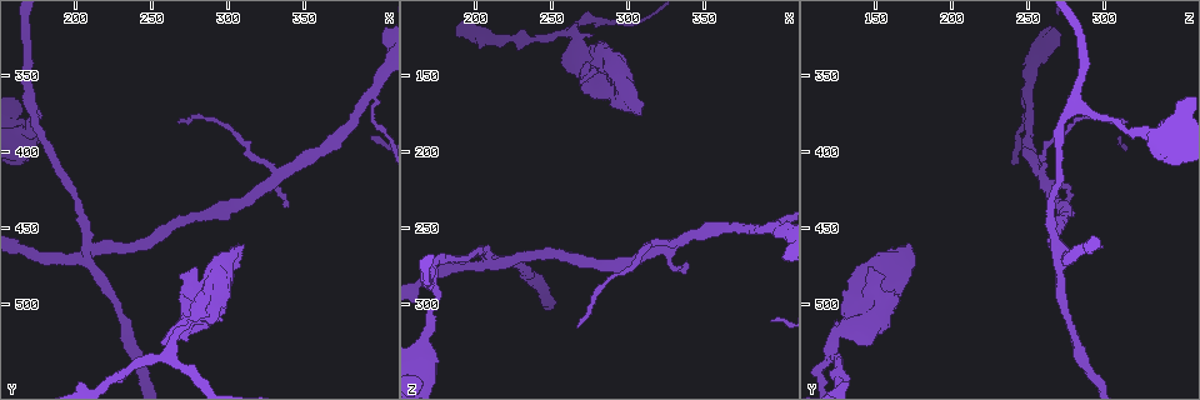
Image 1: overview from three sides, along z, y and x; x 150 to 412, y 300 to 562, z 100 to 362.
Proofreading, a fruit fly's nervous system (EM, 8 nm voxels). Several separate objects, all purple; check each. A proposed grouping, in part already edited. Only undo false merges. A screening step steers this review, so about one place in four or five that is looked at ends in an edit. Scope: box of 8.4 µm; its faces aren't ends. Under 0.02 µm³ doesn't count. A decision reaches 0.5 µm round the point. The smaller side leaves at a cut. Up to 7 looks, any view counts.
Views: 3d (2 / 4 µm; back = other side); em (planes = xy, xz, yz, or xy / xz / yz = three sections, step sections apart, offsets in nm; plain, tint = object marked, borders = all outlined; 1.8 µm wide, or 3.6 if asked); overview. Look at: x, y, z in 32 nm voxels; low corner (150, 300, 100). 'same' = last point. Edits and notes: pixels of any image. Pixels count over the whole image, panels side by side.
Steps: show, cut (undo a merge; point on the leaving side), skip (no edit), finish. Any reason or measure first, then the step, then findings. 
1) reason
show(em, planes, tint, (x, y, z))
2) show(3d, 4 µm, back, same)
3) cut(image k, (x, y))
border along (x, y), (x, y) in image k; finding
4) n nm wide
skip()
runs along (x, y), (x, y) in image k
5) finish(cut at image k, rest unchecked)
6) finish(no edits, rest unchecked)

looks like a crossing
show(3d, 2 µm, back, (210, 462, 272))

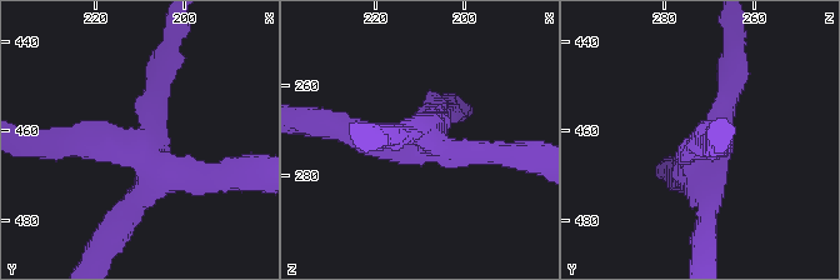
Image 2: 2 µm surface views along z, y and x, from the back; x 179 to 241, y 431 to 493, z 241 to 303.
4 arms; now the EM
show(em, 3.6 µm, planes, tint, (208, 463, 271))

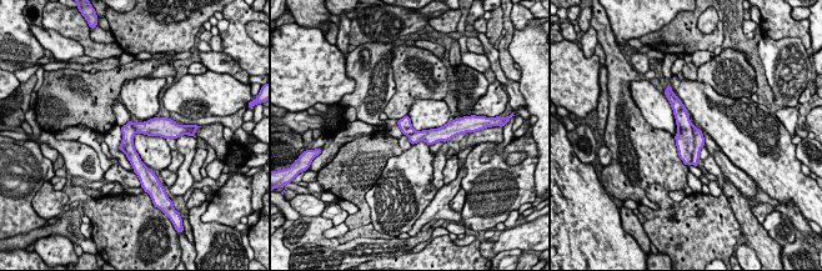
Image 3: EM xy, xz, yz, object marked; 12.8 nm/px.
170 nm wide
cut(image 3, (698, 140))
border along (691, 125), (692, 162) in image 3; two neurons meet here

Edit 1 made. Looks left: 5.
redraw
show(overview)

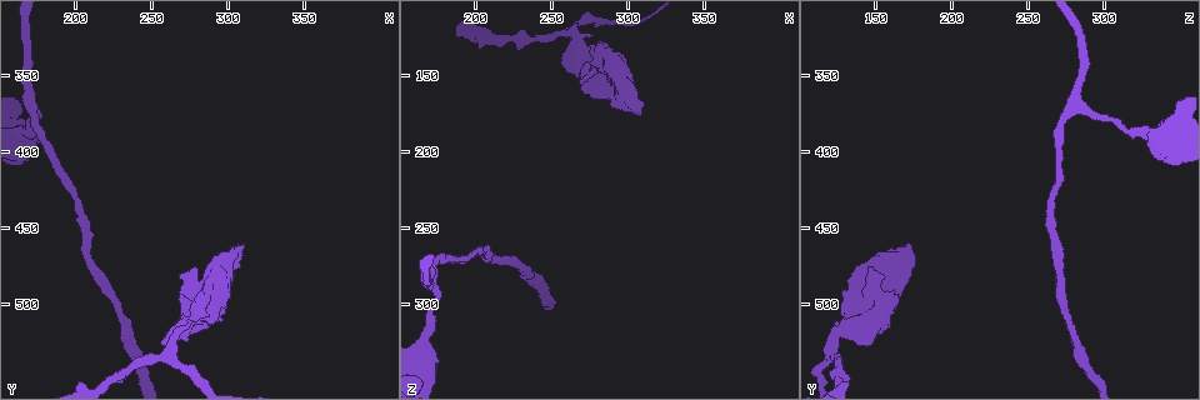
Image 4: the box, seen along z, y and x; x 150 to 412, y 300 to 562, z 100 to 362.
a fork
show(em, planes, tint, (288, 498, 146))

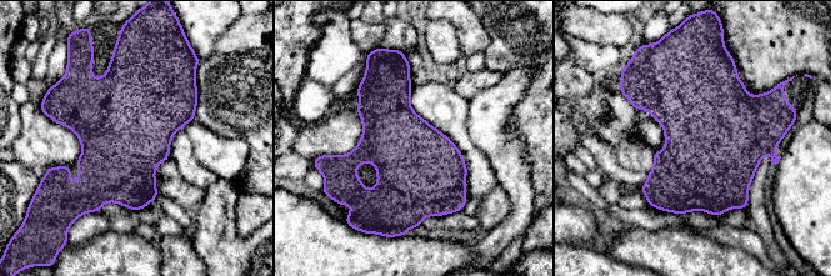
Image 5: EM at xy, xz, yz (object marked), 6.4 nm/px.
skip()
all the same neuron

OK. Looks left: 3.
finish(cut at image 3, rest unchecked)

